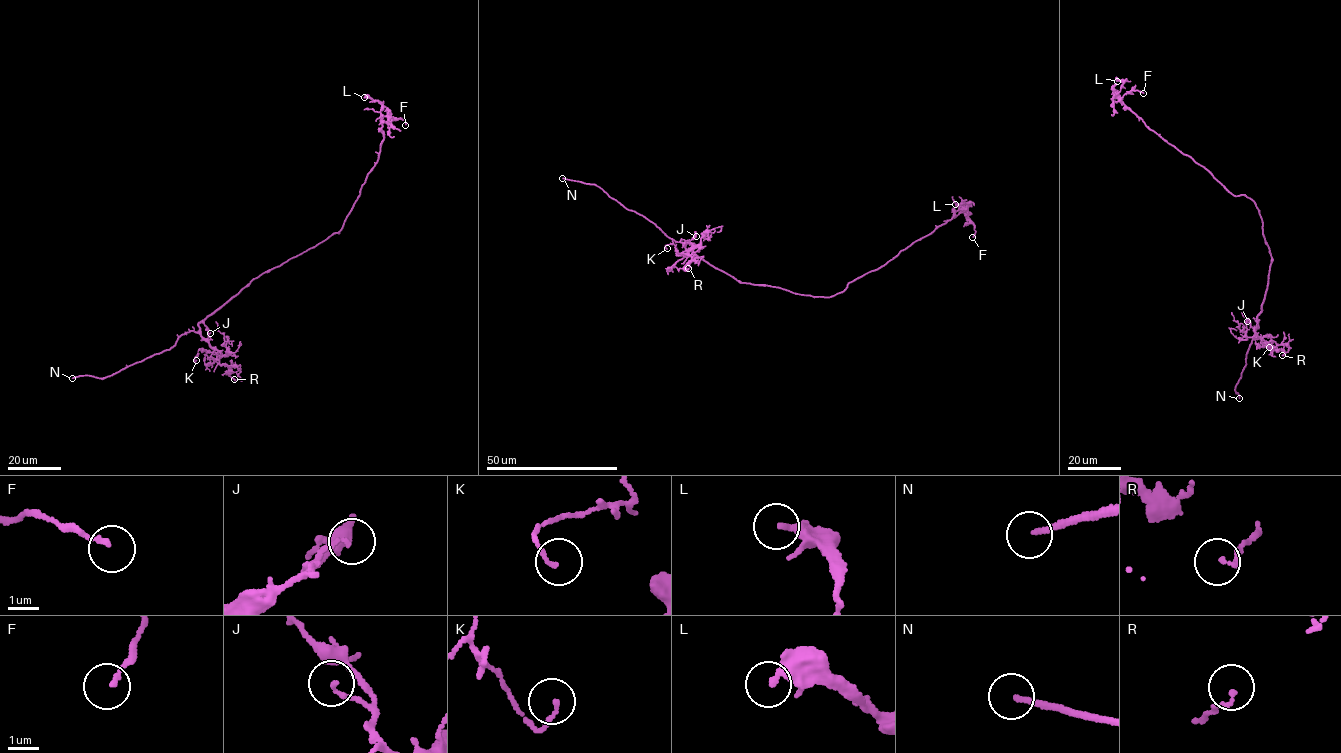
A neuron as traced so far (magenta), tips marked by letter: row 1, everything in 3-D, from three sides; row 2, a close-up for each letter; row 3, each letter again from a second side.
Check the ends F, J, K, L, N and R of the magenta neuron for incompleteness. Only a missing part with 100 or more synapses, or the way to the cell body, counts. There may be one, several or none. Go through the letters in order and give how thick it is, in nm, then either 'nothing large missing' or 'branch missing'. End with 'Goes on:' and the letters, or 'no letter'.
F: calibre 130 nm; nothing large missing
J: calibre 130 nm; nothing large missing
K: calibre 130 nm; nothing large missing
L: calibre 360 nm; nothing large missing
N: calibre 180 nm; branch missing
R: calibre 110 nm; nothing large missing
Goes on: N

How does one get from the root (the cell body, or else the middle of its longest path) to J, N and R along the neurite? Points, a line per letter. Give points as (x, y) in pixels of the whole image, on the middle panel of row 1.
J: (783, 289), (740, 282), (711, 265), (685, 248), (683, 243), (696, 236)
N: (783, 289), (740, 282), (688, 251), (683, 242), (670, 238), (653, 223), (624, 207), (598, 186), (562, 178)
R: (783, 289), (740, 282), (688, 251), (688, 240), (688, 268)

